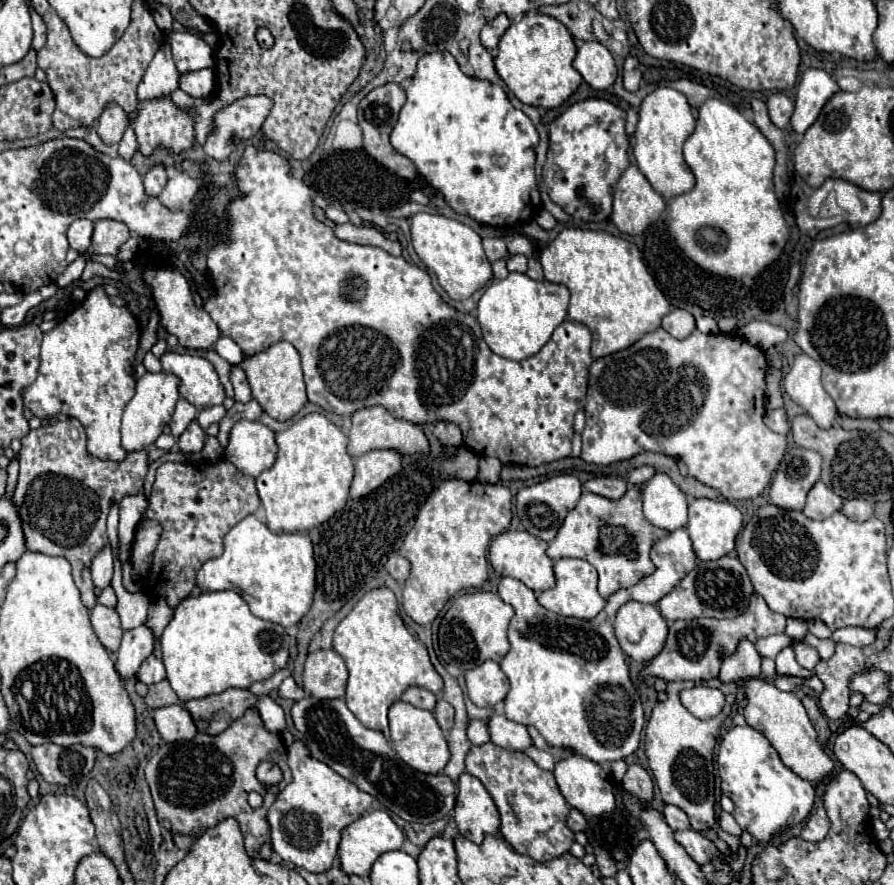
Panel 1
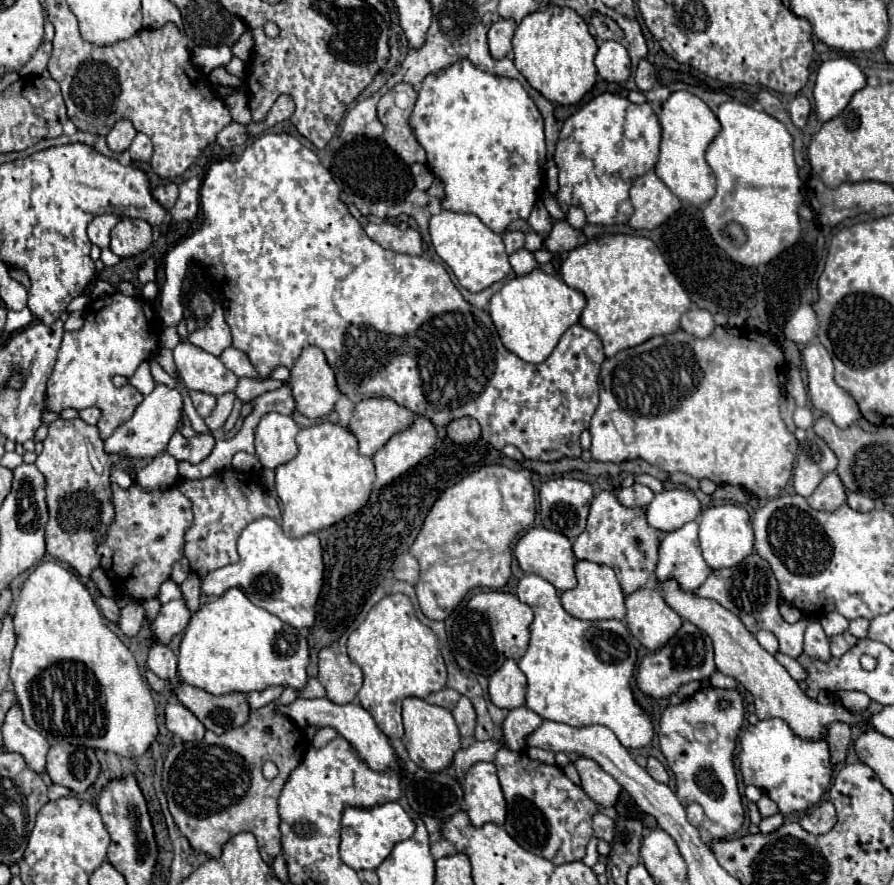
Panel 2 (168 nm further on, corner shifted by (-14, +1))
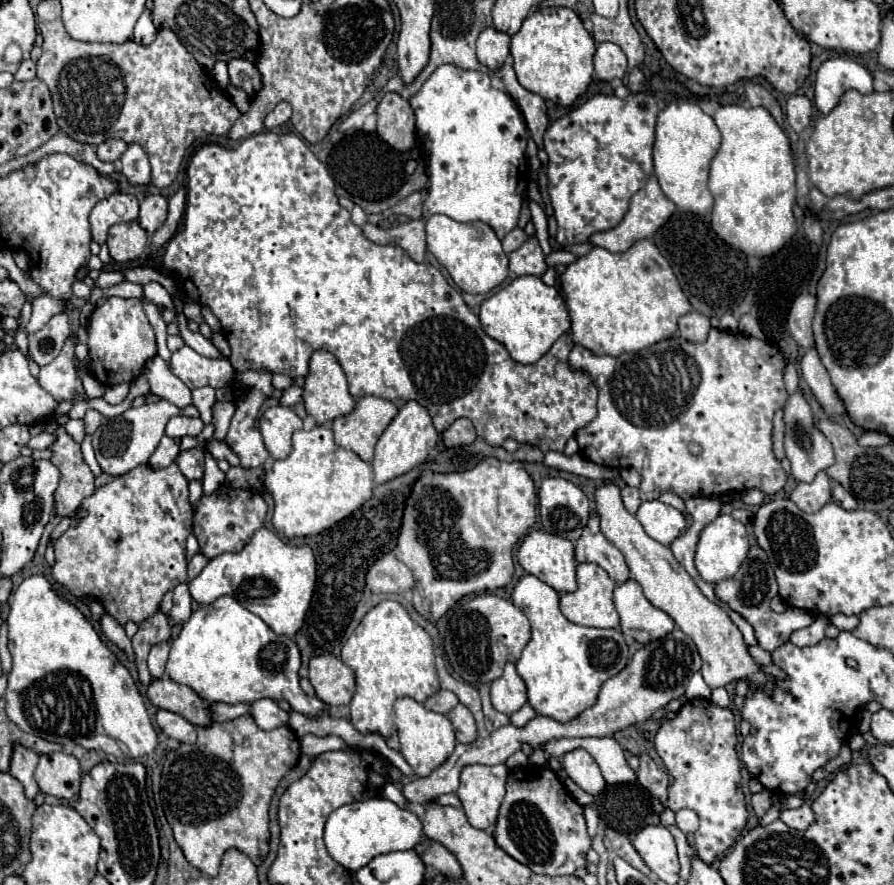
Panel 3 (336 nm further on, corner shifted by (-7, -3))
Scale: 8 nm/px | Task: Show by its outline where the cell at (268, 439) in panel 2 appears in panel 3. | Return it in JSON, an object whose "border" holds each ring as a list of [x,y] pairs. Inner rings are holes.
{"border":[[[269,407],[259,419],[259,431],[263,435],[265,447],[269,455],[277,459],[285,459],[291,451],[291,435],[301,429],[301,419],[289,407]]]}

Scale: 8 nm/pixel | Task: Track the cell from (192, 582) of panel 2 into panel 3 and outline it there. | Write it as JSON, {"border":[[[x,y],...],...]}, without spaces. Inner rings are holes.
{"border":[[[197,553],[191,561],[189,561],[189,567],[187,567],[187,575],[189,575],[189,579],[195,579],[199,573],[201,573],[201,569],[207,565],[207,559],[201,555],[201,553]]]}

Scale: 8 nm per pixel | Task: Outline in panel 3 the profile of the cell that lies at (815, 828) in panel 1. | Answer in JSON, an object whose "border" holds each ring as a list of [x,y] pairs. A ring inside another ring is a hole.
{"border":[[[805,803],[805,805],[801,805],[799,809],[789,809],[789,811],[783,811],[783,813],[781,813],[781,821],[783,821],[785,825],[789,825],[791,829],[805,831],[809,825],[813,825],[815,815],[813,815],[813,809]]]}

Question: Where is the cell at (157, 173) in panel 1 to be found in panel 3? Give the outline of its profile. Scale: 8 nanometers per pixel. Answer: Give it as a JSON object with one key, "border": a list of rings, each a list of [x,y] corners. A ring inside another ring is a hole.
{"border":[[[159,193],[155,195],[147,195],[141,203],[141,211],[139,211],[139,225],[153,233],[157,227],[163,225],[167,217],[167,199]]]}

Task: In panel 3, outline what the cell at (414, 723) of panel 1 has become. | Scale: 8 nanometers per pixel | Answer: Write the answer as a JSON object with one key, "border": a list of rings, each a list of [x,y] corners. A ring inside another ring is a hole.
{"border":[[[409,697],[397,699],[393,705],[393,719],[399,729],[399,741],[401,741],[399,751],[419,777],[427,777],[433,769],[437,769],[453,753],[457,745],[451,721],[441,713],[425,709],[415,699],[409,699]]]}

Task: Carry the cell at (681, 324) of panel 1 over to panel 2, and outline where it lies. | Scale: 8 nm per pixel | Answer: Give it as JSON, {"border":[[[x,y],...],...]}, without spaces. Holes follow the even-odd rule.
{"border":[[[690,309],[682,315],[682,329],[698,339],[706,339],[714,331],[712,313],[706,309]]]}

